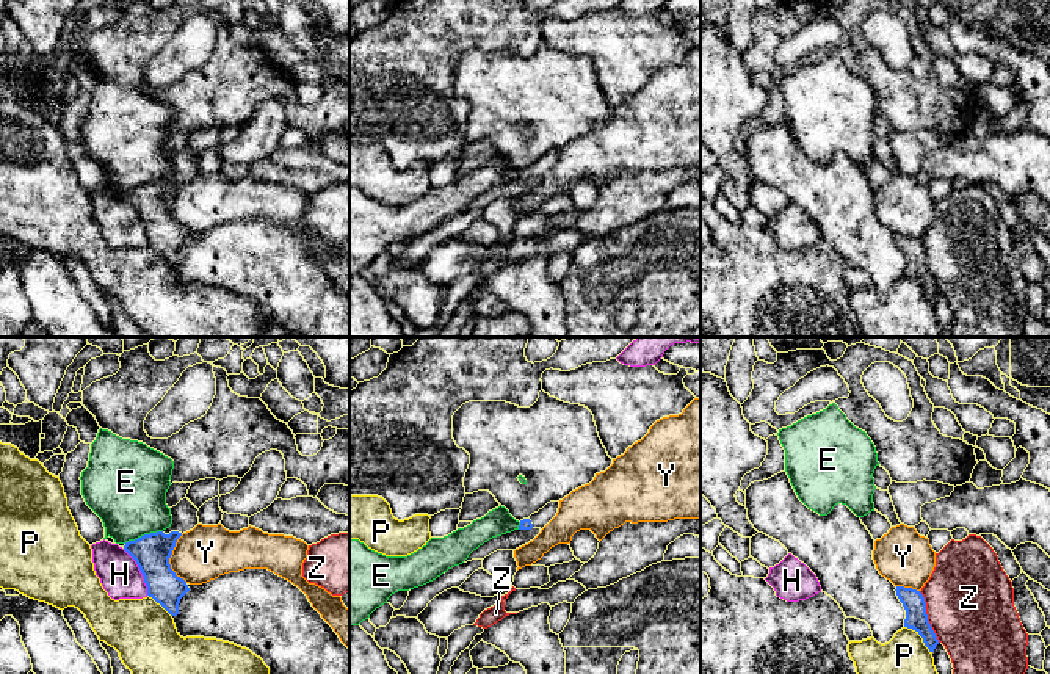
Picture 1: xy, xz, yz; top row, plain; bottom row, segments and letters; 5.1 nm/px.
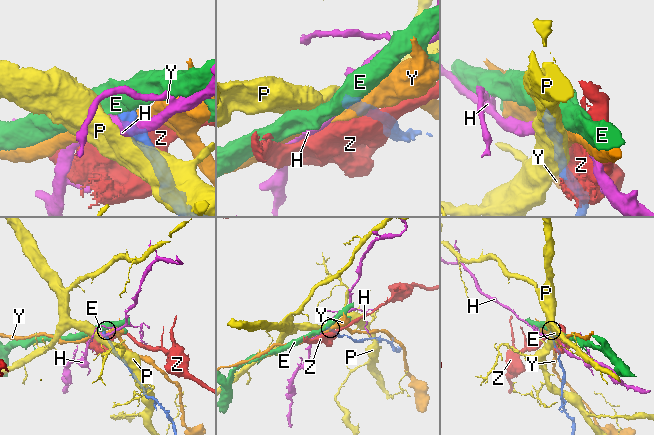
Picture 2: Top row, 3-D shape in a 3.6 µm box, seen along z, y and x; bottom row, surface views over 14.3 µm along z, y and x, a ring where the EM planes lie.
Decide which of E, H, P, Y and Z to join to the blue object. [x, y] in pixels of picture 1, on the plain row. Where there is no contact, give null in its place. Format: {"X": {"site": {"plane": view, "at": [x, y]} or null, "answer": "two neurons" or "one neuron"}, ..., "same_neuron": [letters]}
{"E": {"site": {"plane": "xy", "at": [144, 184]}, "answer": "two neurons"}, "H": {"site": {"plane": "xy", "at": [141, 221]}, "answer": "two neurons"}, "P": {"site": {"plane": "yz", "at": [920, 284]}, "answer": "two neurons"}, "Y": {"site": {"plane": "xy", "at": [168, 209]}, "answer": "two neurons"}, "Z": {"site": {"plane": "yz", "at": [926, 265]}, "answer": "two neurons"}, "same_neuron": []}

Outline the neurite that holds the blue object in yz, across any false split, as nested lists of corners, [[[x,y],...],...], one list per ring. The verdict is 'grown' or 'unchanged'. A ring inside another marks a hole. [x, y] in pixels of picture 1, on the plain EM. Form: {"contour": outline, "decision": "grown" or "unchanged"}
{"contour": [[[896,235],[896,245],[906,259],[904,276],[915,279],[929,301],[934,301],[939,288],[928,270],[926,251],[920,240],[904,235]]], "decision": "unchanged"}

